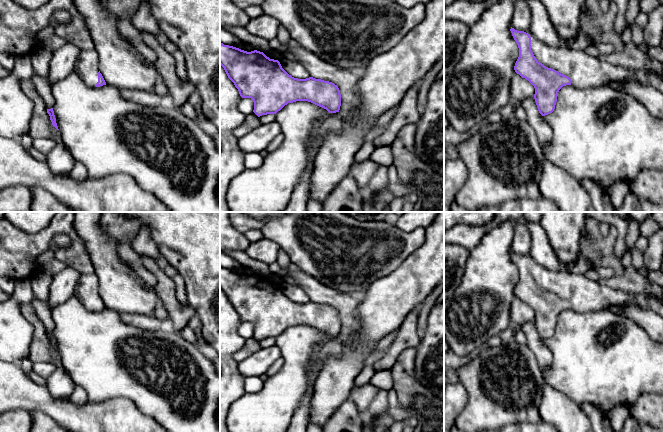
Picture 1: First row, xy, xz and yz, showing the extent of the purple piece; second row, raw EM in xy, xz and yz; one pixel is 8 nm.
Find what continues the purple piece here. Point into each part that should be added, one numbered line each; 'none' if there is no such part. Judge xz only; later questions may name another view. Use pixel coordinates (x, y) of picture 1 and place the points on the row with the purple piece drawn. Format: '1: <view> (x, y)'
none

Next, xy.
1: xy (87, 65)

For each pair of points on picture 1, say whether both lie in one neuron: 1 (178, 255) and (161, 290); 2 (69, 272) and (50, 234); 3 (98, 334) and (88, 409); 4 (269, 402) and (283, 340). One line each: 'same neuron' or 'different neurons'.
1: different neurons
2: different neurons
3: different neurons
4: same neuron

